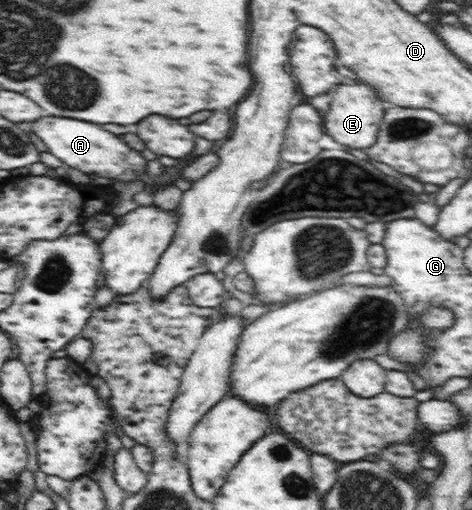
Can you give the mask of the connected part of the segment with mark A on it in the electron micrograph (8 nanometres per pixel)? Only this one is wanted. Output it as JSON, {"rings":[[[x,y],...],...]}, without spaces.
{"rings":[[[46,116],[32,122],[32,130],[48,146],[48,152],[64,160],[70,168],[78,168],[80,172],[86,174],[96,174],[94,177],[102,176],[120,182],[134,182],[134,180],[144,180],[145,184],[149,182],[146,178],[146,158],[140,152],[132,150],[126,142],[122,142],[118,135],[106,132],[102,126],[88,124],[82,120],[64,120]]]}

